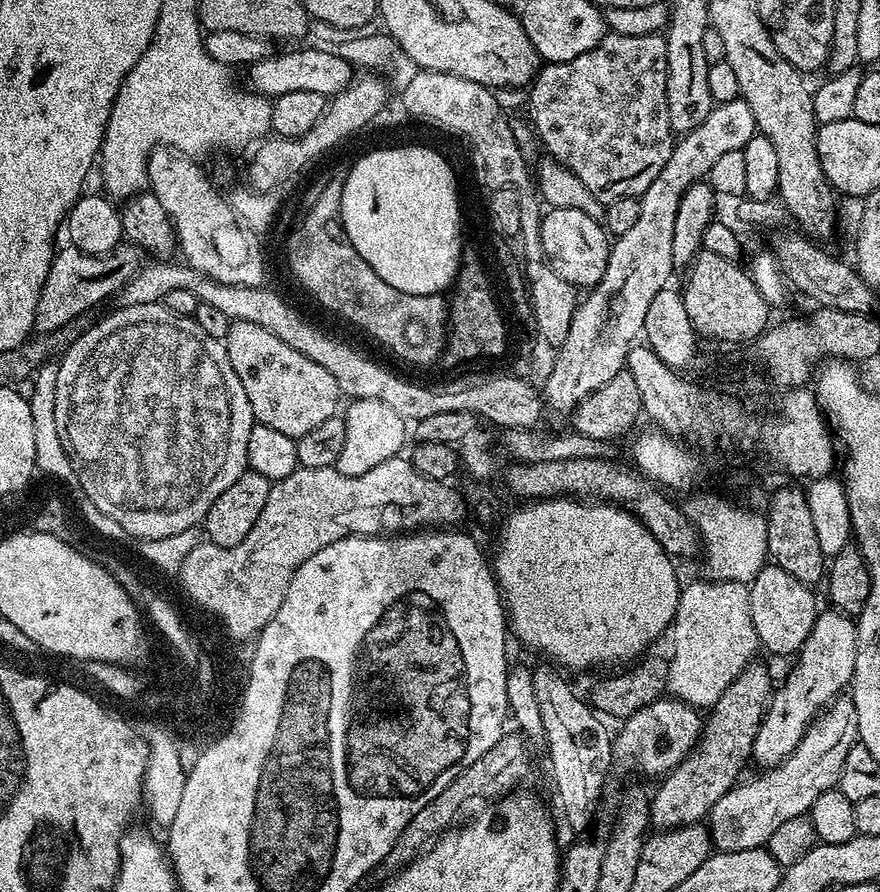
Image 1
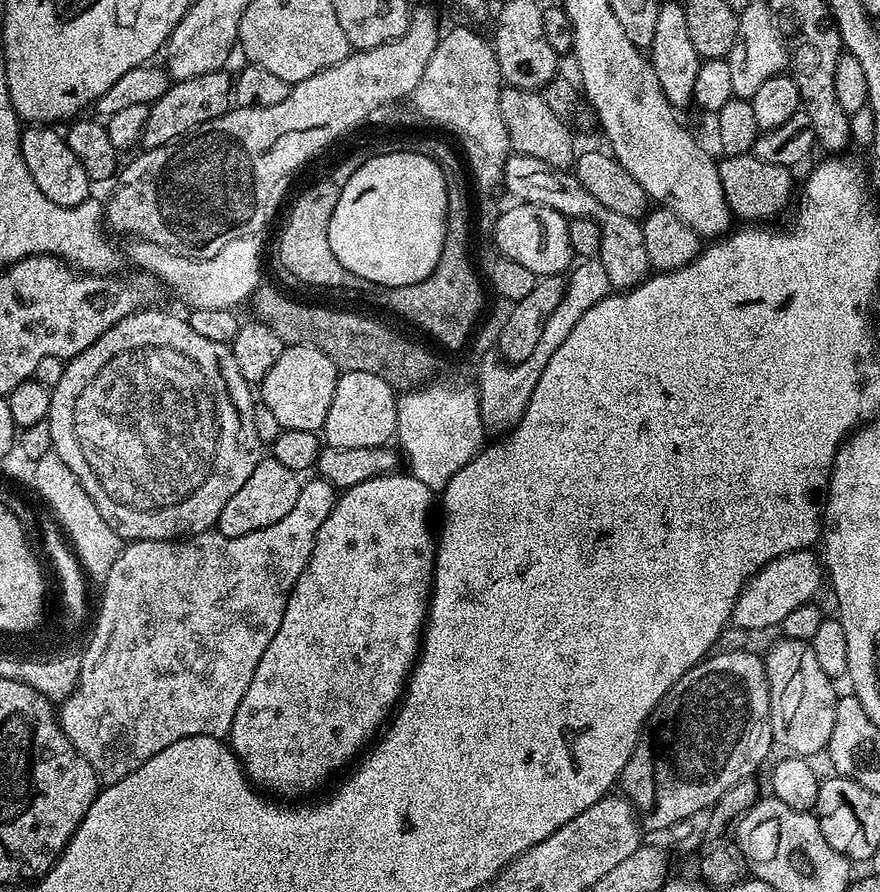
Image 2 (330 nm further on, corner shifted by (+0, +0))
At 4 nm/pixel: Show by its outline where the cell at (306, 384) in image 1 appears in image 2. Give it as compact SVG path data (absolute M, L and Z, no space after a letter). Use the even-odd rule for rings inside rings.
M290 344L258 384L258 396L273 412L274 418L278 418L281 429L319 433L326 422L326 413L330 411L330 402L334 402L337 375L334 362L322 351L308 344Z

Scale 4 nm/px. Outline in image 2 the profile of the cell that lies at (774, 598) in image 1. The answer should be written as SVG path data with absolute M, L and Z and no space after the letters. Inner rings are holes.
M780 638L769 652L763 653L766 666L766 678L770 690L770 718L772 719L772 739L784 747L785 753L816 758L823 753L830 742L830 730L834 730L834 710L838 699L837 685L818 666L818 657L814 655L811 643L806 640Z

